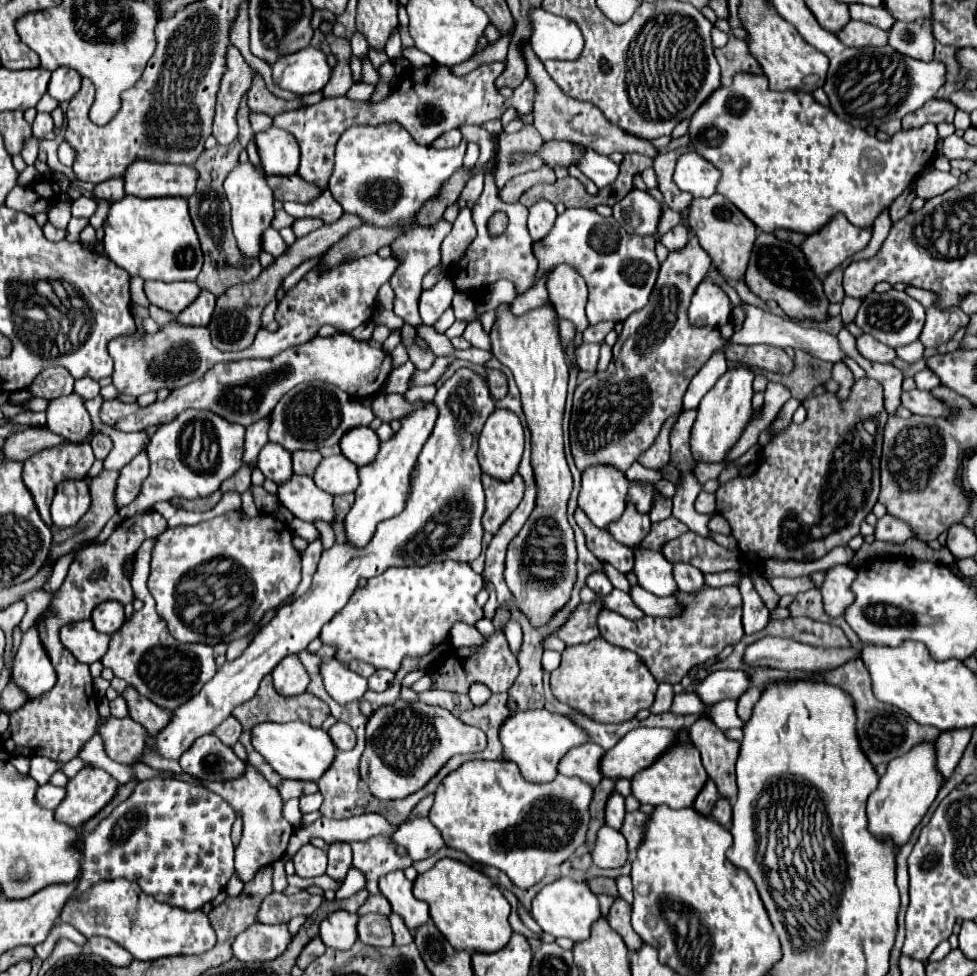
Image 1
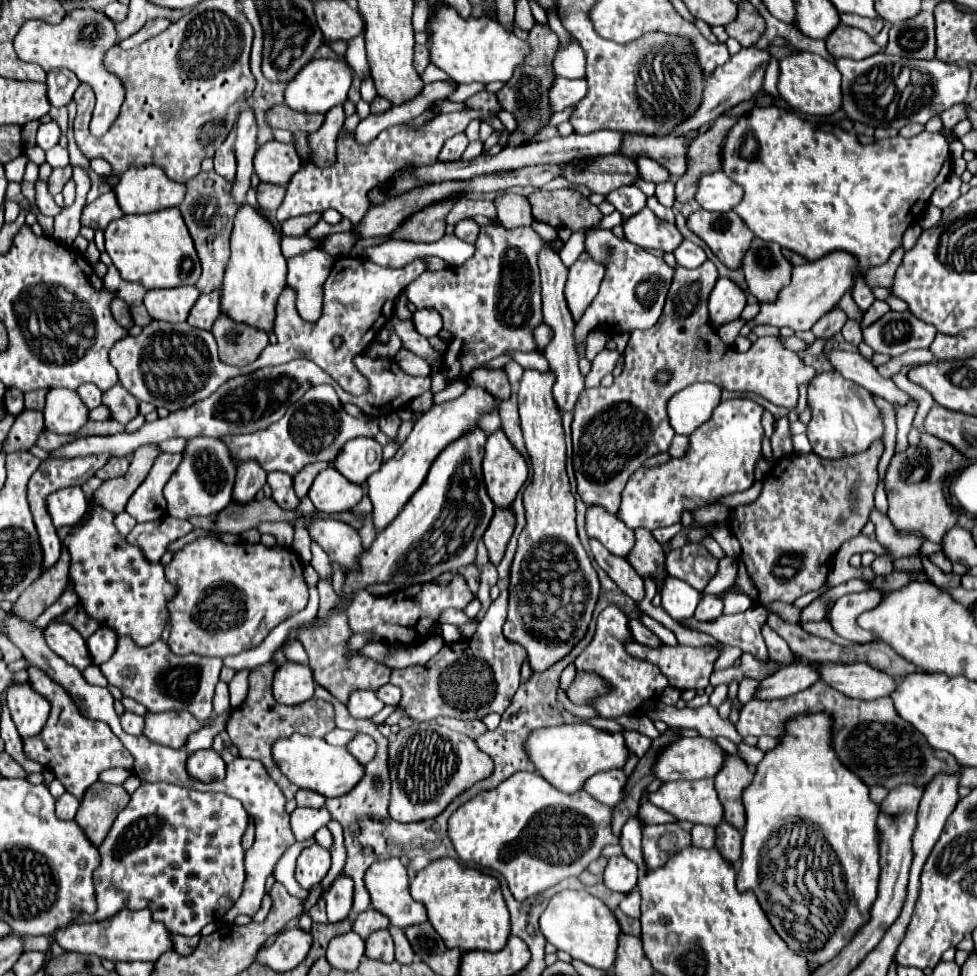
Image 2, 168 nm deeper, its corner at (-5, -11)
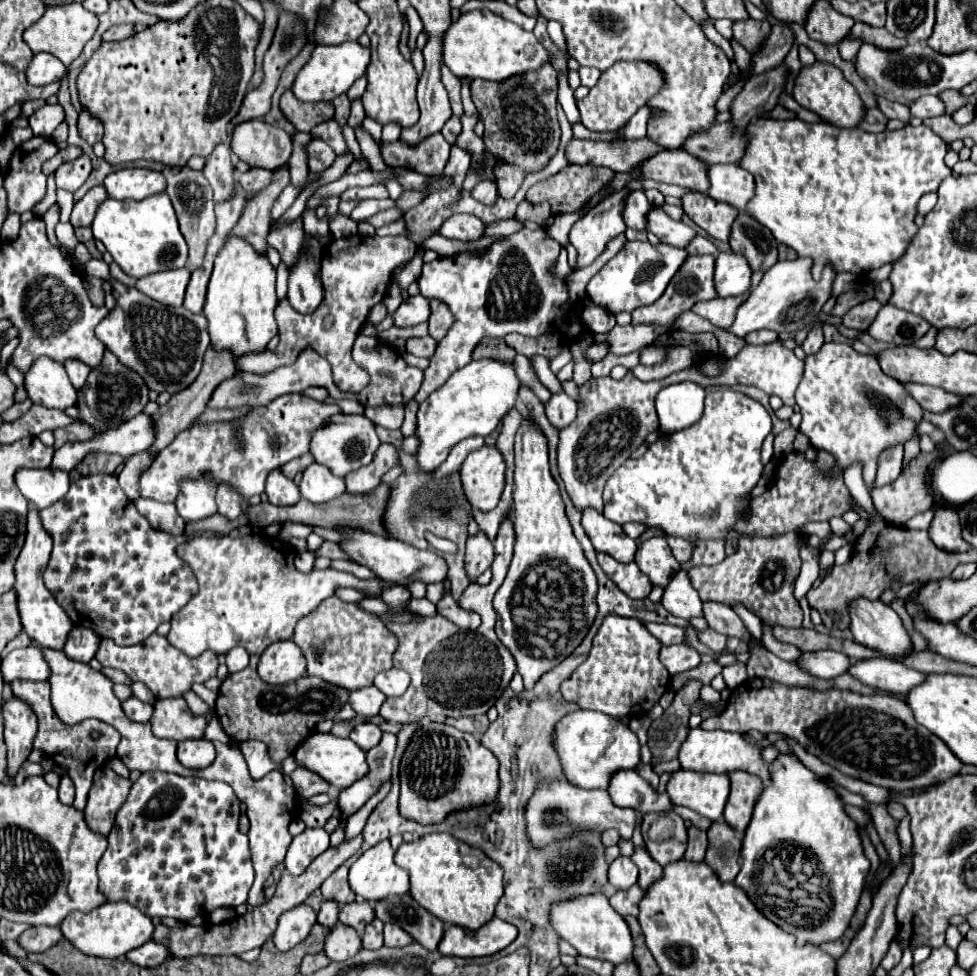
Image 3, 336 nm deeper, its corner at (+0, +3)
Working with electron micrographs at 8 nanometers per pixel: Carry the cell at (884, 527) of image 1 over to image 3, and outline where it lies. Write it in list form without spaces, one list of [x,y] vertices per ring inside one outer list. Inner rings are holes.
[[[824,343],[822,349],[804,359],[804,375],[795,393],[795,400],[802,411],[800,431],[808,435],[814,449],[826,449],[836,457],[840,467],[848,467],[854,461],[864,461],[864,483],[866,489],[872,491],[876,479],[876,461],[880,451],[890,445],[906,443],[912,435],[916,435],[914,427],[922,419],[922,407],[904,391],[900,381],[888,377],[878,361],[870,355],[856,353],[850,345],[844,343]]]

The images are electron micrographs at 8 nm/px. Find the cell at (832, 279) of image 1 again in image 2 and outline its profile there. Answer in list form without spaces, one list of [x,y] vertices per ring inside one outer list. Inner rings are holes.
[[[835,307],[833,311],[829,311],[829,315],[823,315],[823,319],[819,319],[815,325],[813,325],[813,335],[817,339],[823,339],[823,341],[831,341],[835,333],[841,331],[841,327],[845,325],[847,321],[847,315]]]

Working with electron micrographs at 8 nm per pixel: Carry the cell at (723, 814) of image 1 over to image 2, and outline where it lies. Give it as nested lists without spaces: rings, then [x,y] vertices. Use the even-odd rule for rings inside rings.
[[[727,821],[719,823],[715,827],[715,833],[717,833],[717,839],[715,839],[715,849],[721,853],[721,857],[725,861],[729,861],[731,865],[735,865],[741,857],[741,833],[731,827]]]

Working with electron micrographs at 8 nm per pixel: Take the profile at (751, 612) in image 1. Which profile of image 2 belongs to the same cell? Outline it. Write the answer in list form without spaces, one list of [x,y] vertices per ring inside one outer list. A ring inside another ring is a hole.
[[[765,625],[761,631],[763,631],[763,639],[767,643],[767,649],[769,649],[769,657],[779,665],[789,665],[793,661],[793,653],[791,653],[789,645],[769,625]]]

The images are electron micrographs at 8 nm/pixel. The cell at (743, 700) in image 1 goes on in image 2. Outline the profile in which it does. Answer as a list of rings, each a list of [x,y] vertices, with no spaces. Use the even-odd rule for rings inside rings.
[[[817,681],[813,687],[785,697],[785,699],[771,699],[761,701],[753,699],[747,705],[741,707],[741,715],[737,721],[739,735],[771,735],[771,737],[783,737],[785,725],[789,719],[797,715],[809,715],[827,711],[833,717],[833,735],[831,735],[831,747],[837,753],[837,759],[853,771],[867,787],[881,785],[885,789],[895,789],[903,783],[927,787],[933,777],[939,773],[959,773],[957,761],[945,753],[945,751],[933,751],[925,739],[909,725],[905,723],[897,711],[891,699],[877,699],[877,701],[861,701],[851,699],[835,691],[823,681]]]

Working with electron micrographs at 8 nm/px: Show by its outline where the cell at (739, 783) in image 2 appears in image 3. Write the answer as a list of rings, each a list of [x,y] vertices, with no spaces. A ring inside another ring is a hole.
[[[732,771],[728,773],[728,777],[730,777],[730,795],[724,809],[724,821],[728,821],[728,825],[742,837],[752,817],[756,797],[760,795],[762,781],[760,777],[744,771]]]

